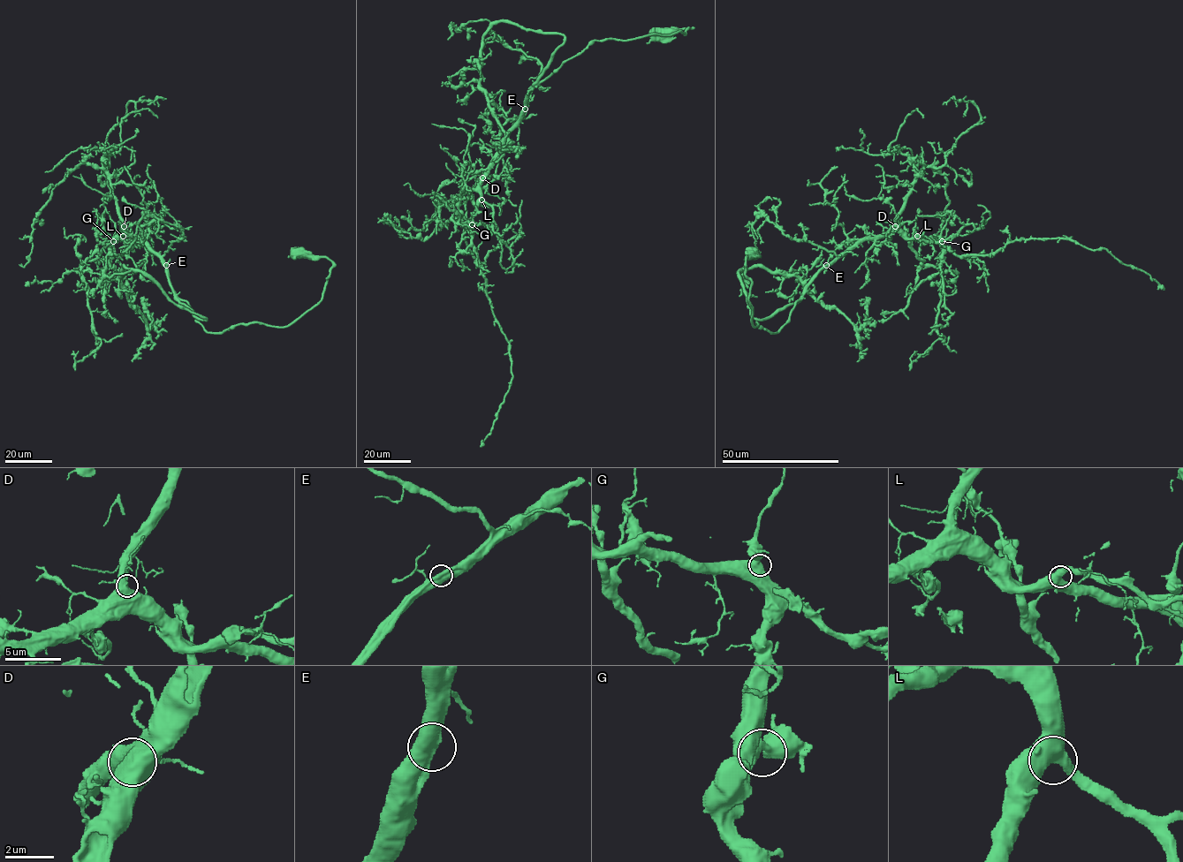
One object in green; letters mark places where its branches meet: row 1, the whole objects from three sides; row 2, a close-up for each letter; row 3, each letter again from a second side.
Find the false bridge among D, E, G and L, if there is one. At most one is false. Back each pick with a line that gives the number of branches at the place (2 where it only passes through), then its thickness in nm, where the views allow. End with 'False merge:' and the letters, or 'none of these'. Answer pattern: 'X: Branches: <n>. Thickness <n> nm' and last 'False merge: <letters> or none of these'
False merge: none of these

